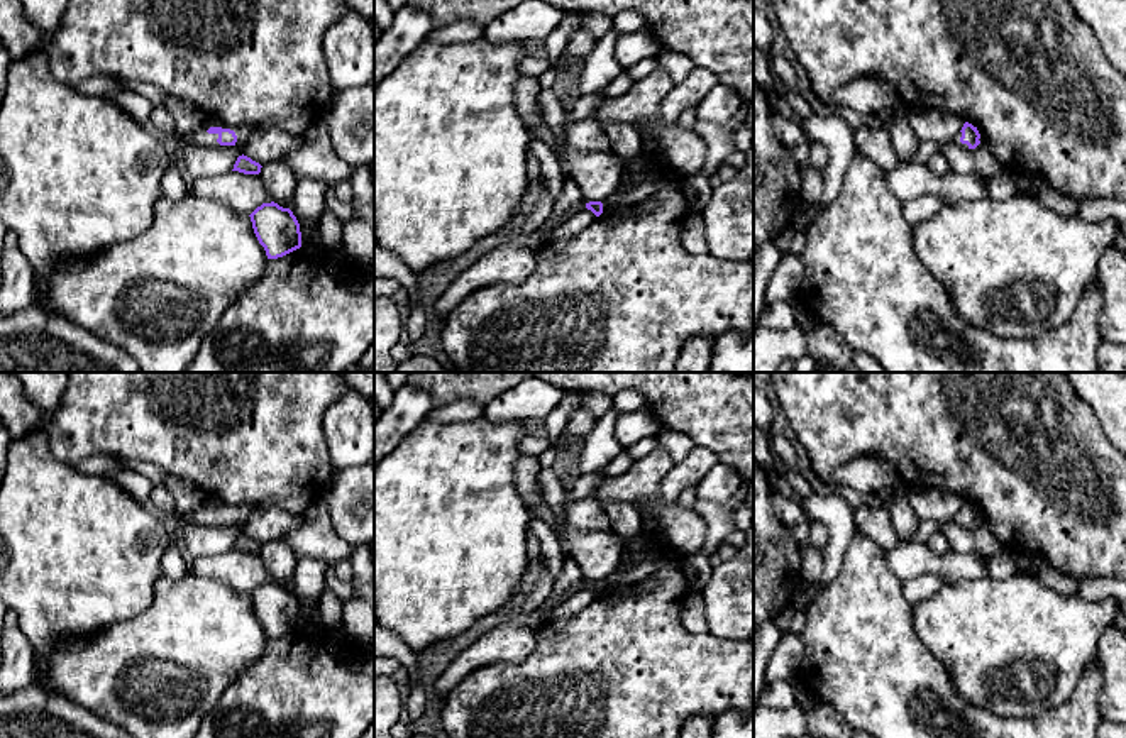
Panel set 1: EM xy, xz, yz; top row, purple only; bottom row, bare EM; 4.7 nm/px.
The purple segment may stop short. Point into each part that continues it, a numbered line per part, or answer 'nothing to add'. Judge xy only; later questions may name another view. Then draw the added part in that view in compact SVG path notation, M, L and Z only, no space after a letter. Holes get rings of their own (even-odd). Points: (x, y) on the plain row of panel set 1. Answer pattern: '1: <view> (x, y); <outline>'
1: xy (200, 517); M205 503L201 504L196 511L186 513L185 520L195 525L203 525L203 526L218 526L220 523L217 521L218 513L208 513L210 506Z

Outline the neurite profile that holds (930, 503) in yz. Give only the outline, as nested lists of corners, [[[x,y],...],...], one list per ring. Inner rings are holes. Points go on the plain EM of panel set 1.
[[[938,487],[909,489],[911,506],[919,521],[947,523],[955,520],[963,506],[963,499],[950,491]]]

